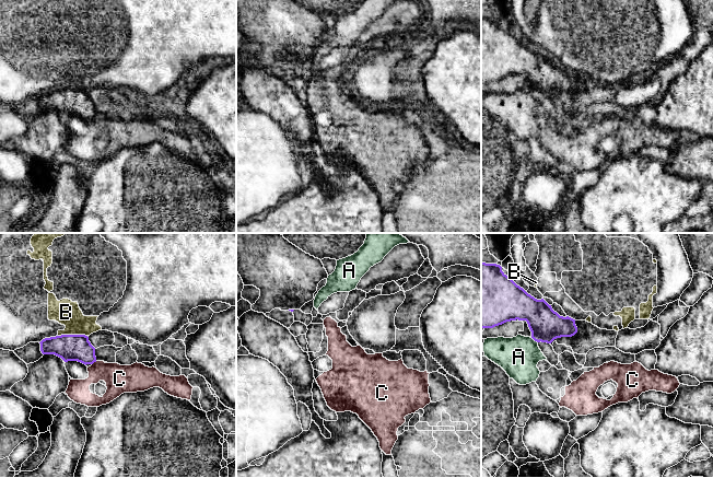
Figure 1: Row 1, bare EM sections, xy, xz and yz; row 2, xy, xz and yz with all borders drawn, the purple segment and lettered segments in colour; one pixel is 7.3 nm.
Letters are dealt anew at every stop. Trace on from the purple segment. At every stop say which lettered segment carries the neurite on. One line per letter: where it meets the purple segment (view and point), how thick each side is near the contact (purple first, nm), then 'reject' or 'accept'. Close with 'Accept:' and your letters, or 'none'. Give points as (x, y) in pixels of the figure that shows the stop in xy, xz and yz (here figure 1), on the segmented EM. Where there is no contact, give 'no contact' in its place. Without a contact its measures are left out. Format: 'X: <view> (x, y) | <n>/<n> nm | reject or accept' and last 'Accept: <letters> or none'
A: yz (535, 340) | 240/300 nm | reject
B: xy (72, 335) | 190/190 nm | reject
C: xy (94, 361) | 190/200 nm | reject
Accept: none

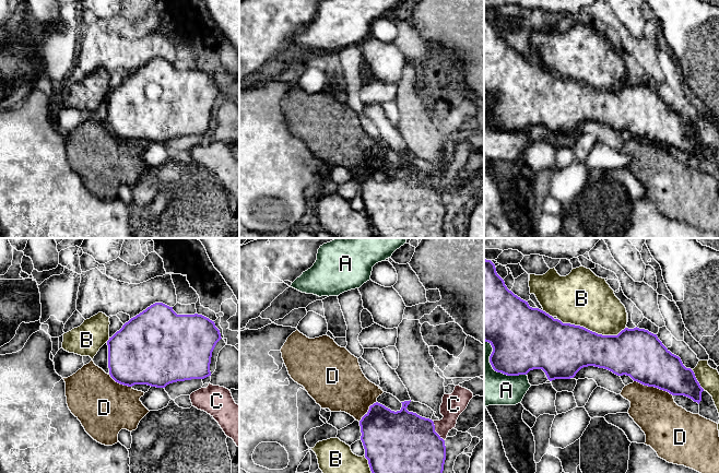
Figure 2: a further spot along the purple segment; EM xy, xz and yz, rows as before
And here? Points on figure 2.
A: yz (495, 370) | 380/280 nm | reject
B: yz (591, 331) | 380/400 nm | reject
C: xz (434, 430) | 460/170 nm | reject
D: yz (653, 386) | 360/320 nm | reject
Accept: none

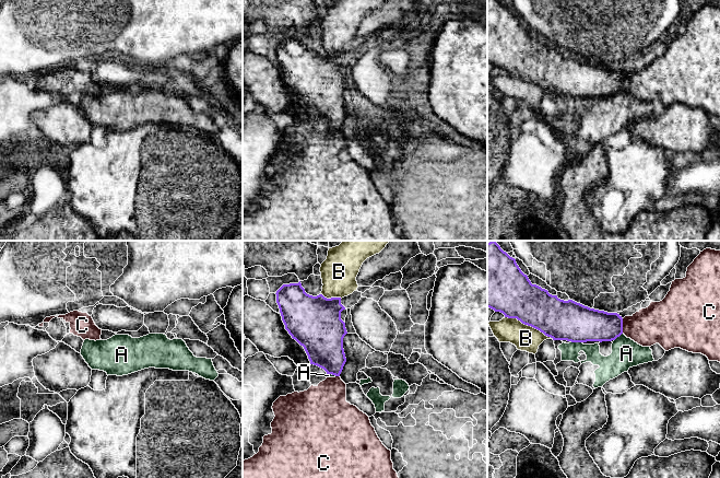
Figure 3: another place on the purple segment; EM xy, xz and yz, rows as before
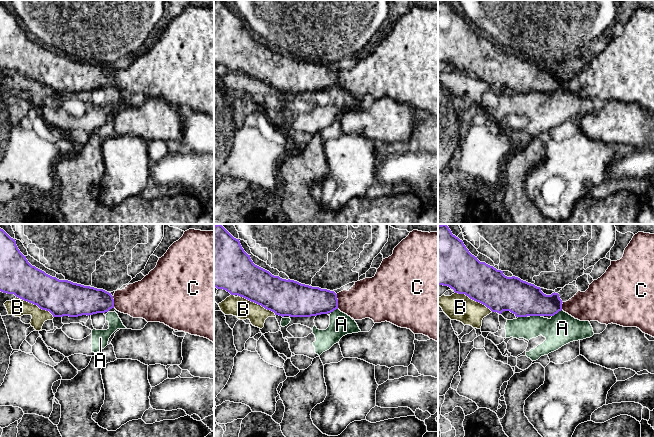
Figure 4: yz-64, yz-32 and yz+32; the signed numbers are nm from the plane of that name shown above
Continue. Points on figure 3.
A: yz (577, 341) | 300/130 nm | reject
B: yz (529, 325) | 320/190 nm | reject
C: yz (622, 326) | 240/280 nm | accept
Accept: C

